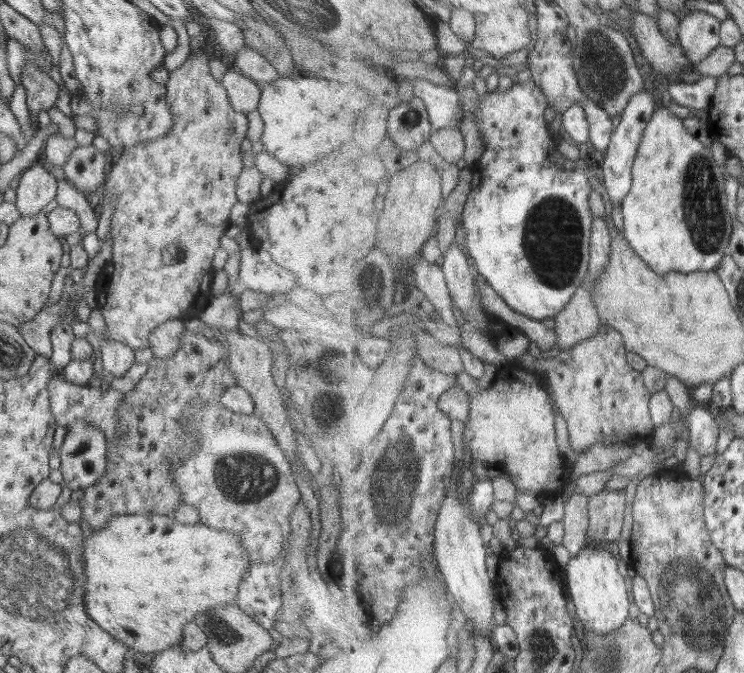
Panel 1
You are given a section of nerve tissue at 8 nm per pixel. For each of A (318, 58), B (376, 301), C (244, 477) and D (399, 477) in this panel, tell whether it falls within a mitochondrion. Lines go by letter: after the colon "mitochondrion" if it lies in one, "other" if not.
A: other
B: other
C: mitochondrion
D: mitochondrion

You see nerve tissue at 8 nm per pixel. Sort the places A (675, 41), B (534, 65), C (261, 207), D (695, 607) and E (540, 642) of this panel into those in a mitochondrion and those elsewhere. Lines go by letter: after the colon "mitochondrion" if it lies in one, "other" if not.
A: other
B: other
C: other
D: mitochondrion
E: mitochondrion

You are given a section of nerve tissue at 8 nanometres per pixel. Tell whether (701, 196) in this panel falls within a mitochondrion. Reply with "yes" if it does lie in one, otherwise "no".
yes

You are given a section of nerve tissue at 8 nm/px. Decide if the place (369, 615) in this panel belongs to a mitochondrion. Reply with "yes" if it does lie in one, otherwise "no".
no

